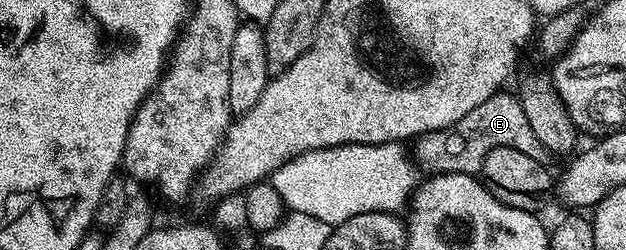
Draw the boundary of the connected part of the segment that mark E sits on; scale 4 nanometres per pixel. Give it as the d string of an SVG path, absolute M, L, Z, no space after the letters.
M508 91L498 92L490 99L486 99L486 103L474 107L470 115L462 115L458 123L415 138L412 147L410 153L414 158L415 168L420 171L425 169L425 174L428 175L438 173L479 174L486 155L490 155L494 147L512 147L514 151L522 151L522 155L530 155L530 159L539 161L544 161L546 157L542 143L534 139L534 131L530 131L530 123L526 123L526 115L520 106L519 96L511 97Z

